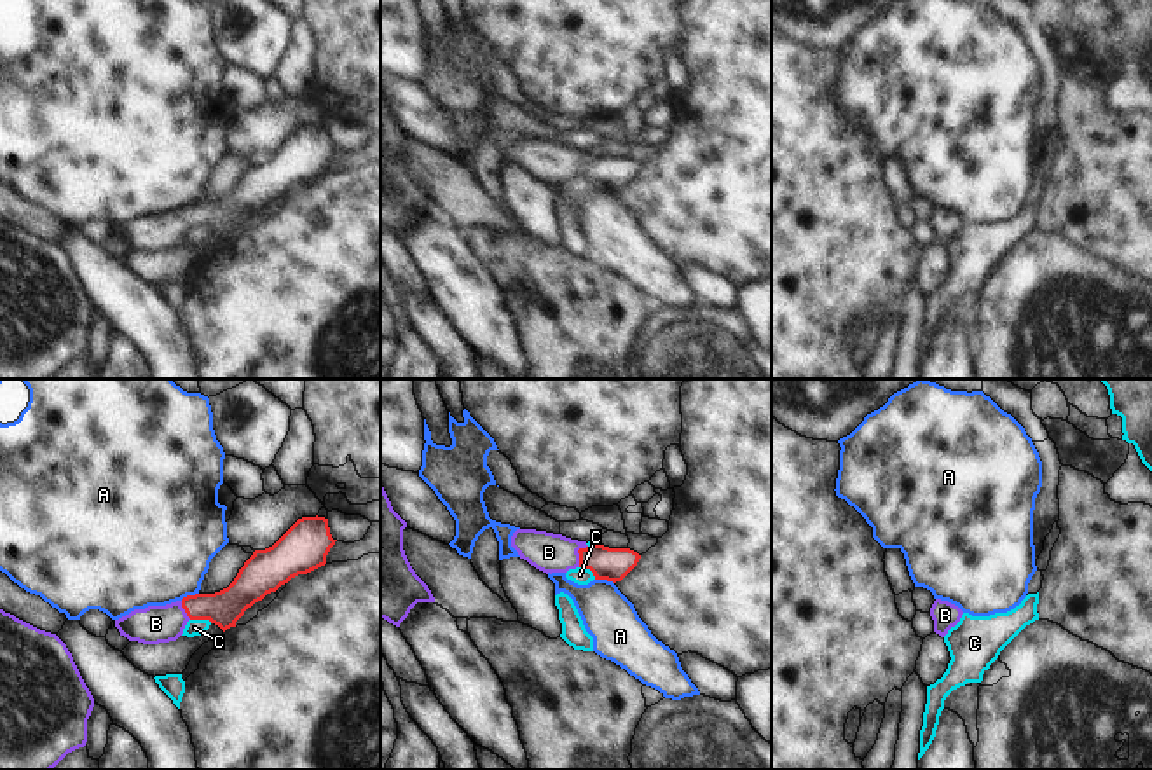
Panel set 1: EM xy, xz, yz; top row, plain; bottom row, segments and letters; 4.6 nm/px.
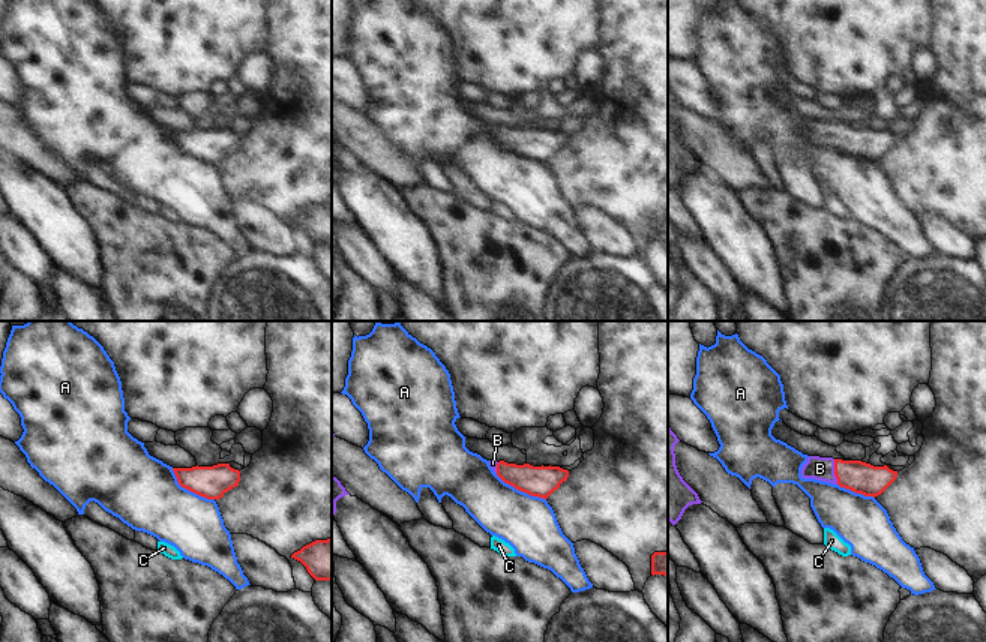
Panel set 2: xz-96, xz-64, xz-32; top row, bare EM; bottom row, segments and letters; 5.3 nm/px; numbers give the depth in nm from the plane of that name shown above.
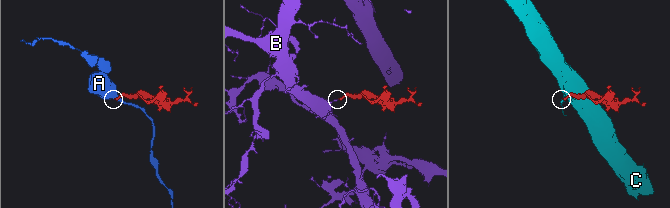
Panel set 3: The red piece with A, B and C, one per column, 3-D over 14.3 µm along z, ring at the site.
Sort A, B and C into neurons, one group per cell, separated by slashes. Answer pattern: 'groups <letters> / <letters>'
groups A / B / C

